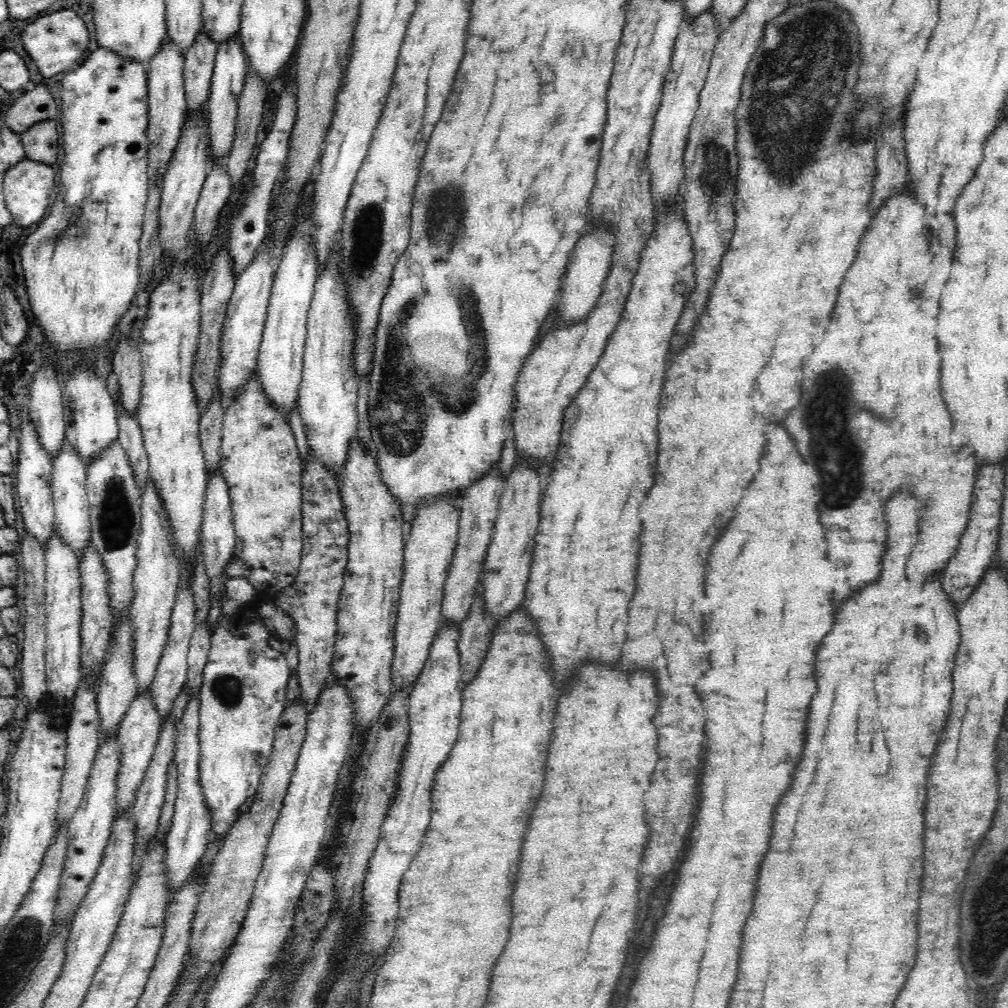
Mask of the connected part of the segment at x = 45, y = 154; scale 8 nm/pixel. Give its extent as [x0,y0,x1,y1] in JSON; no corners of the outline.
[21,120,61,165]

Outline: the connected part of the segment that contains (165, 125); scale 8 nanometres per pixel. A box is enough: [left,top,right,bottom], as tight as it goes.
[147,36,187,189]

